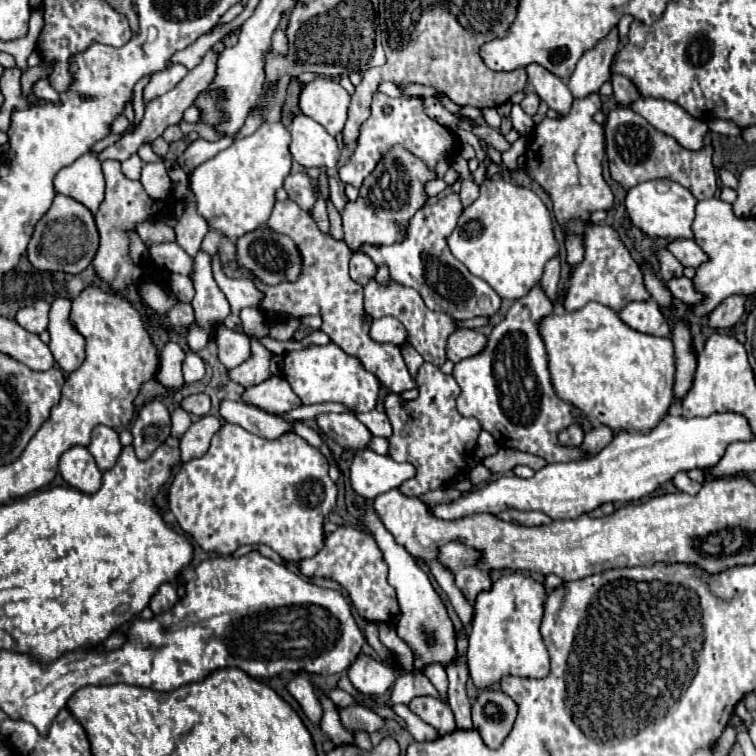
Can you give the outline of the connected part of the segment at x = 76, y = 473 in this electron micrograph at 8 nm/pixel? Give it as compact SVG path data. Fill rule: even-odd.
M72 447L60 457L60 473L64 481L84 493L96 493L102 483L102 471L86 447Z

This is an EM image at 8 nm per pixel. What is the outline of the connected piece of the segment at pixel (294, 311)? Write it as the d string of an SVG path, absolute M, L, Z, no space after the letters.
M276 201L272 215L266 223L270 229L278 233L286 233L288 237L294 239L302 253L304 261L304 273L296 283L280 283L276 287L266 287L258 279L254 283L264 291L264 301L260 303L258 309L266 309L264 315L268 319L272 317L306 317L306 315L322 315L322 331L332 339L338 341L338 347L342 347L348 355L354 355L362 361L362 365L372 371L380 383L390 389L392 393L402 393L408 389L416 387L416 381L412 379L400 347L392 343L378 343L370 337L370 323L368 317L364 315L364 291L362 285L354 283L348 275L348 261L350 261L350 249L346 247L344 241L334 241L330 235L322 235L310 217L310 213L302 211L294 201Z

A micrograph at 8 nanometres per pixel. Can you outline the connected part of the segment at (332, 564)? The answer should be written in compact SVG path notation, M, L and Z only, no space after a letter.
M338 527L334 533L326 535L324 547L314 557L300 561L300 571L306 577L326 577L340 583L348 591L360 617L366 621L384 623L398 615L396 593L386 581L388 567L370 533L364 533L356 527Z

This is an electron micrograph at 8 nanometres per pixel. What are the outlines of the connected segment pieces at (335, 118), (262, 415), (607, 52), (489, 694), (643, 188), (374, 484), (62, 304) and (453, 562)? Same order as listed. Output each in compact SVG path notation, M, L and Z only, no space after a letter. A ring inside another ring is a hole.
M316 77L300 93L300 109L304 115L318 121L332 137L342 133L346 123L350 95L336 79Z
M222 401L220 413L226 421L236 423L236 425L244 427L246 431L250 431L258 437L264 437L264 439L278 439L294 429L292 423L284 421L282 417L270 415L270 413L256 409L256 407L250 407L246 403Z
M614 27L606 37L602 37L602 41L598 41L596 47L580 57L576 71L568 79L568 87L574 97L586 97L590 93L596 93L602 83L610 79L610 65L618 49L618 29Z
M486 689L472 705L474 729L482 735L490 749L498 749L514 725L516 713L518 707L510 695L504 691Z
M652 179L638 183L636 187L628 189L626 195L626 211L638 229L642 229L648 237L664 237L664 239L694 239L692 221L696 217L696 203L698 199L680 183L670 179Z
M370 449L358 451L350 467L350 481L354 491L368 501L382 493L388 493L390 489L400 487L414 475L414 465L396 463L392 457L378 455Z
M56 299L50 309L50 351L56 363L72 373L84 361L84 337L74 329L68 319L70 315L70 299Z
M446 543L438 549L438 563L454 573L456 587L470 603L474 603L478 593L490 589L492 585L490 571L478 567L480 557L482 553L478 549L462 543Z

